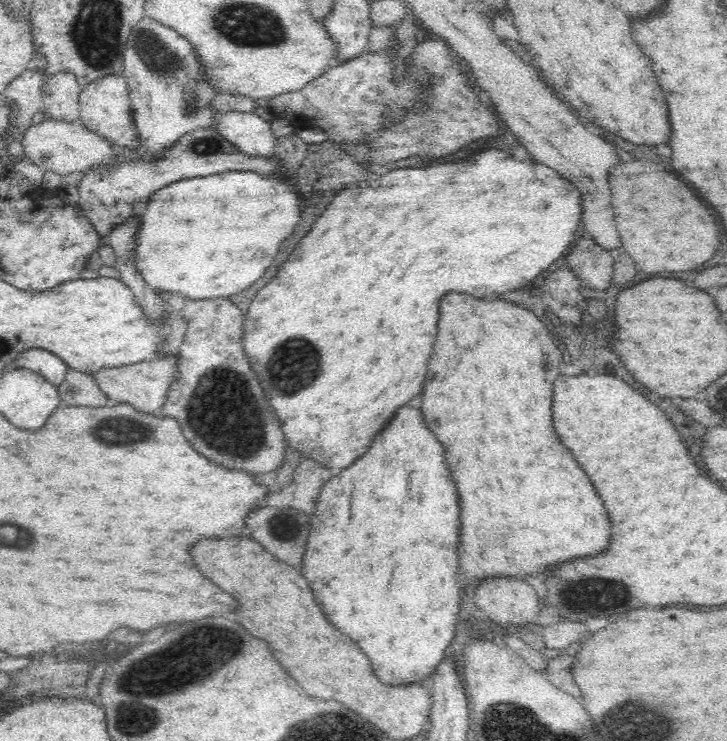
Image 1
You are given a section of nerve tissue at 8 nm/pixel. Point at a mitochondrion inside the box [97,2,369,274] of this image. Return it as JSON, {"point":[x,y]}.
{"point":[158,59]}

